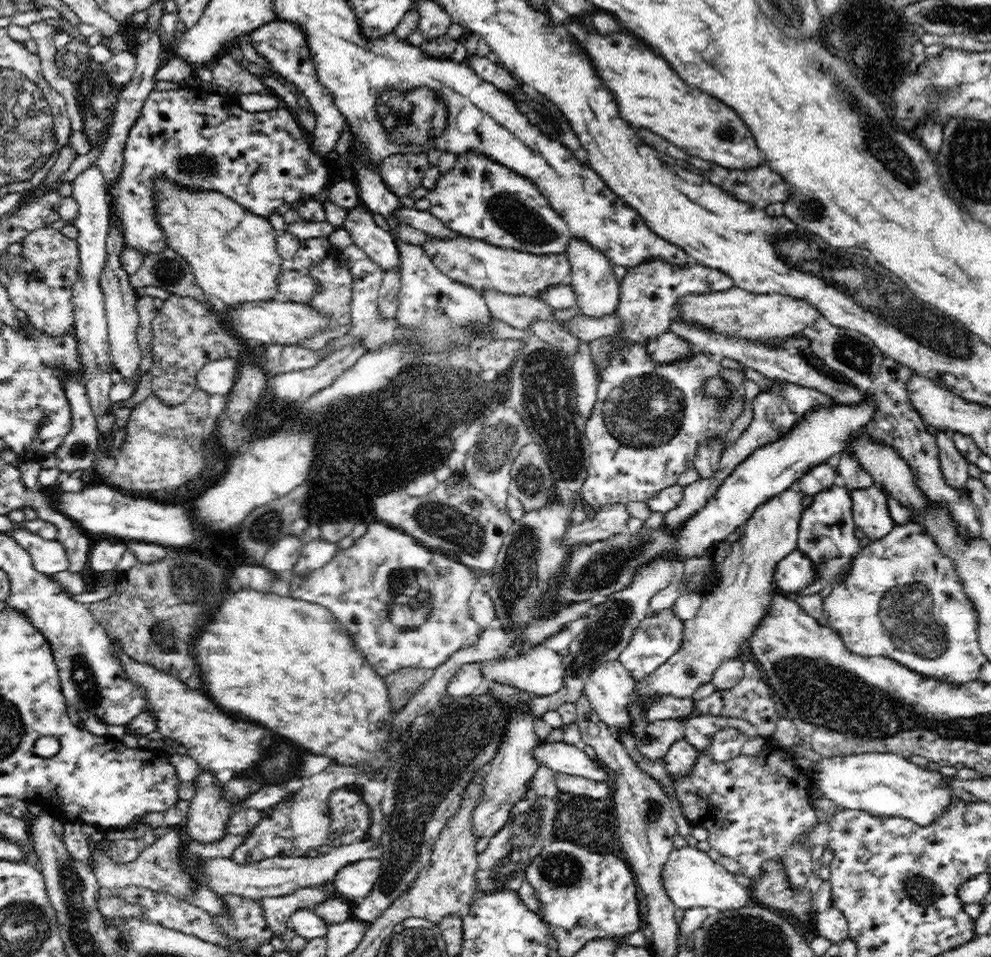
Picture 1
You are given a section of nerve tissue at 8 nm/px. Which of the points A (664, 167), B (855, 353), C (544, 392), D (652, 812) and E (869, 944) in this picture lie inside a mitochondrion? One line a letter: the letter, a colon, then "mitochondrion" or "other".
A: mitochondrion
B: mitochondrion
C: mitochondrion
D: mitochondrion
E: other

